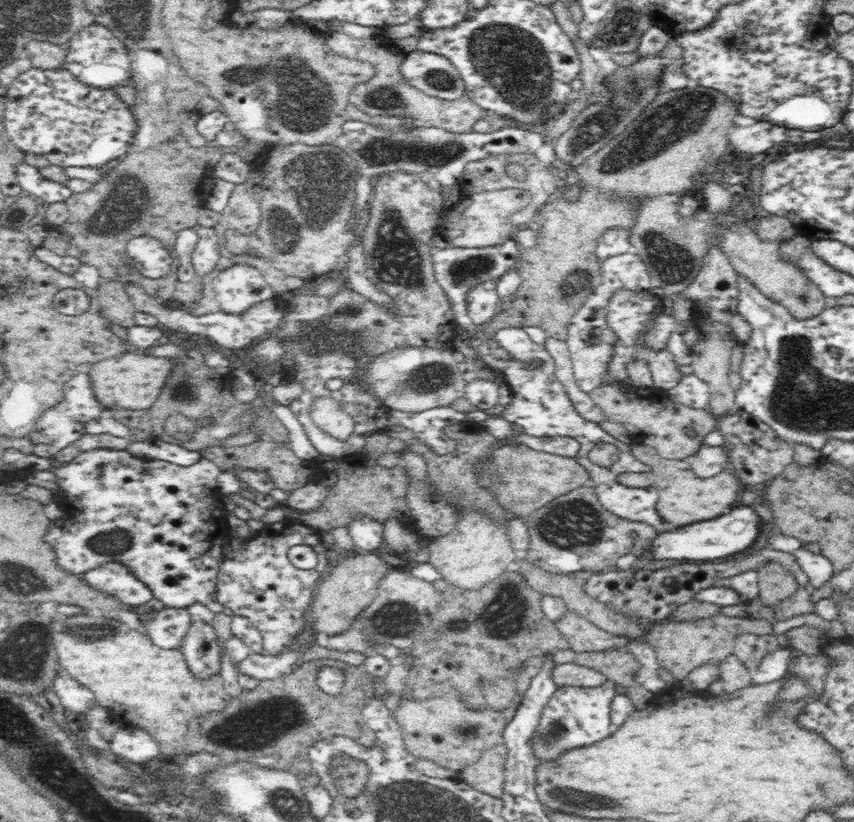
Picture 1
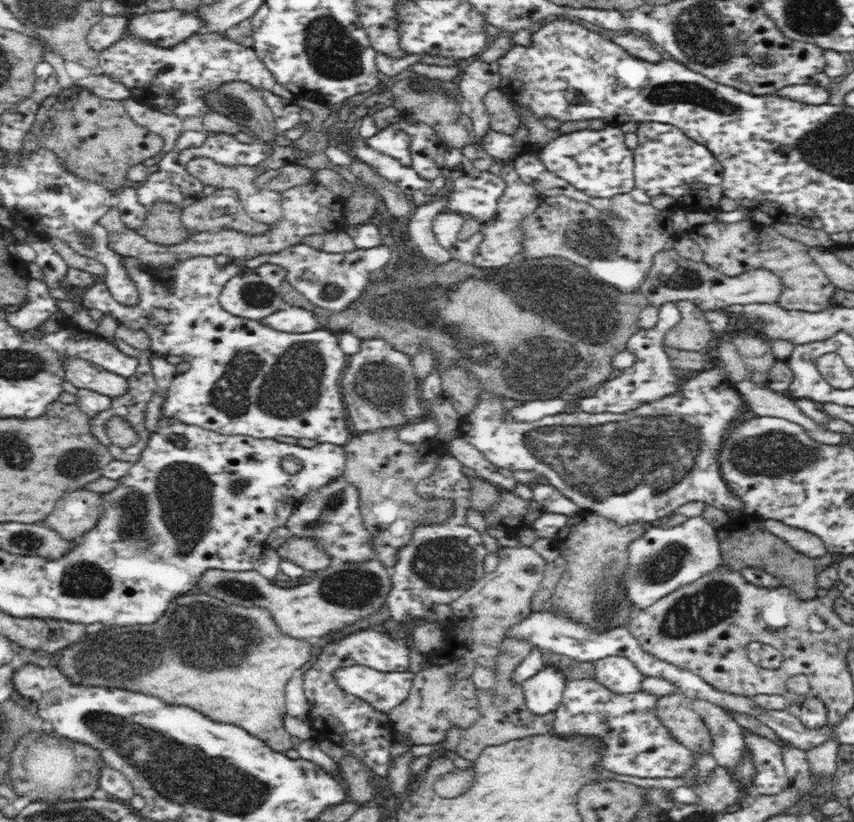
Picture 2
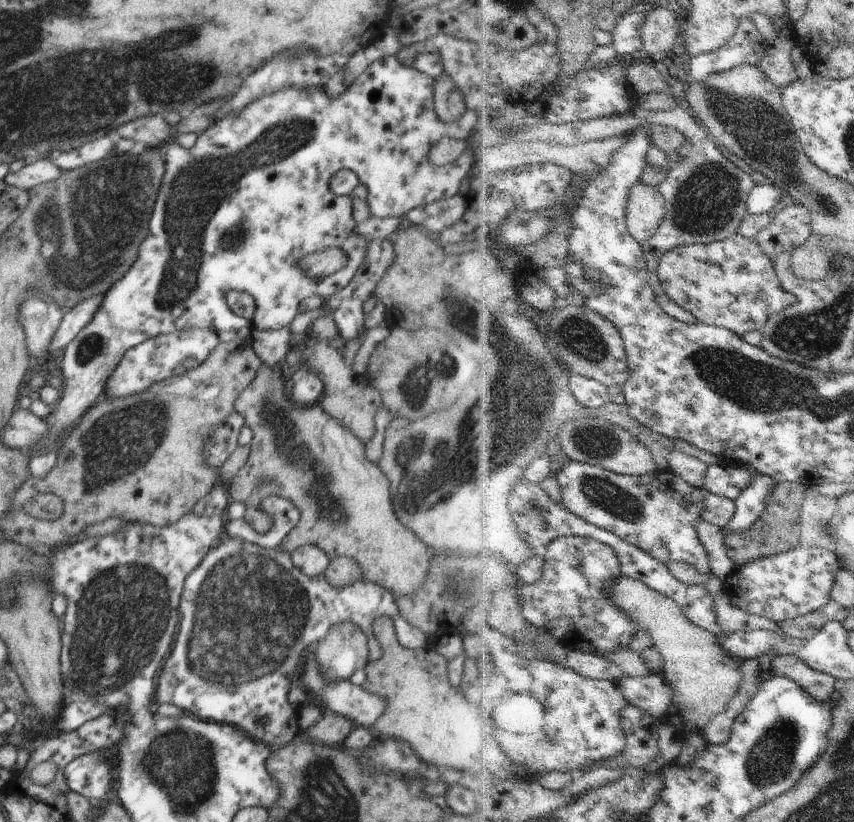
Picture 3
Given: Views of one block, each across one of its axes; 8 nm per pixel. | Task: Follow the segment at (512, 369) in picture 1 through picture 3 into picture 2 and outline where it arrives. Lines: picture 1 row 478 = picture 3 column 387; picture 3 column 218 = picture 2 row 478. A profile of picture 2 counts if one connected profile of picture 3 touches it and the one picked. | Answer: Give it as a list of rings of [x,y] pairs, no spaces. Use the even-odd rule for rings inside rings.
[[[718,362],[685,377],[680,383],[682,386],[678,396],[664,396],[627,413],[554,414],[538,422],[507,422],[507,410],[502,408],[500,400],[502,397],[482,391],[474,410],[461,416],[458,436],[472,444],[484,454],[486,460],[498,468],[537,472],[545,482],[557,488],[564,498],[575,502],[581,516],[598,515],[620,526],[628,526],[634,522],[654,522],[658,518],[670,516],[678,506],[696,500],[723,509],[726,513],[740,511],[743,514],[744,503],[740,499],[736,500],[736,495],[722,478],[718,458],[721,446],[724,446],[724,438],[728,438],[729,428],[750,414],[742,408],[739,392],[735,390],[726,377],[726,370]]]

